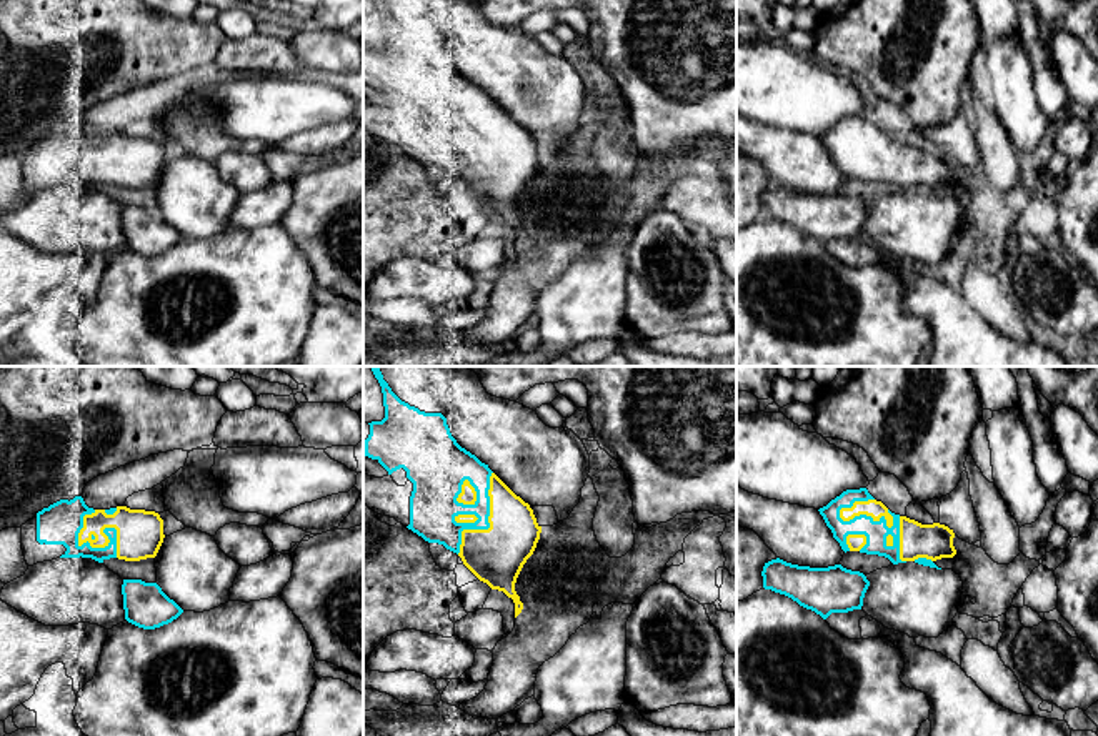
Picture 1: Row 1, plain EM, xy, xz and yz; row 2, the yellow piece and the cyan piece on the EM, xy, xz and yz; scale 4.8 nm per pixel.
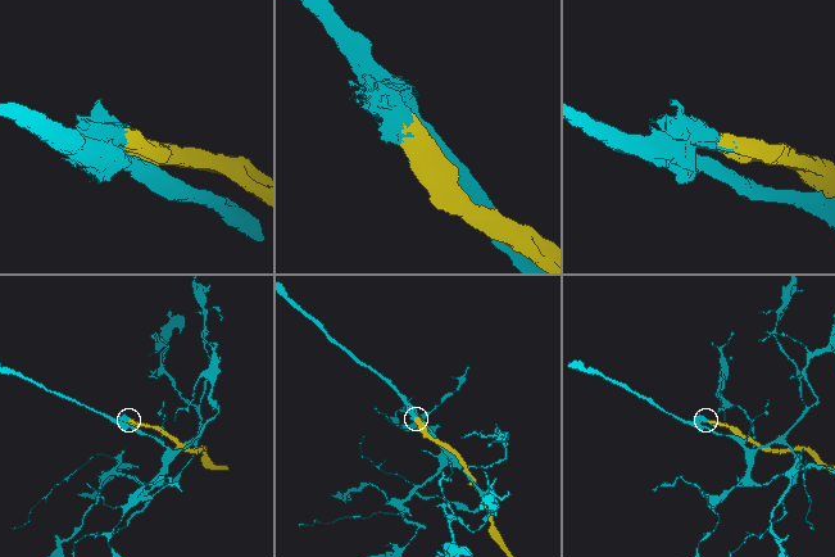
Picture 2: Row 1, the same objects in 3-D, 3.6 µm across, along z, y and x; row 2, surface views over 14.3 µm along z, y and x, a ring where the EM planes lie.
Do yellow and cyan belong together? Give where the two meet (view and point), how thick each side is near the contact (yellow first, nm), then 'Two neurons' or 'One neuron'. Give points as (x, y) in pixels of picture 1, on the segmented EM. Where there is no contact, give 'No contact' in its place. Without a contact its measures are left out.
Touches yellow at xy (104, 547). Thickness 220 nm (yellow) against 200 nm. Two neurons

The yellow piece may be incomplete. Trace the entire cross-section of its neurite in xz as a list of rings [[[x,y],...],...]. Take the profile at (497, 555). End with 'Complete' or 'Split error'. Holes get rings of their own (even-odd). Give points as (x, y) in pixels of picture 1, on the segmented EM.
[[[495,473],[490,476],[488,530],[463,530],[458,556],[492,589],[503,591],[515,603],[515,618],[523,603],[515,591],[517,578],[533,554],[542,526],[533,510]]]. Complete

